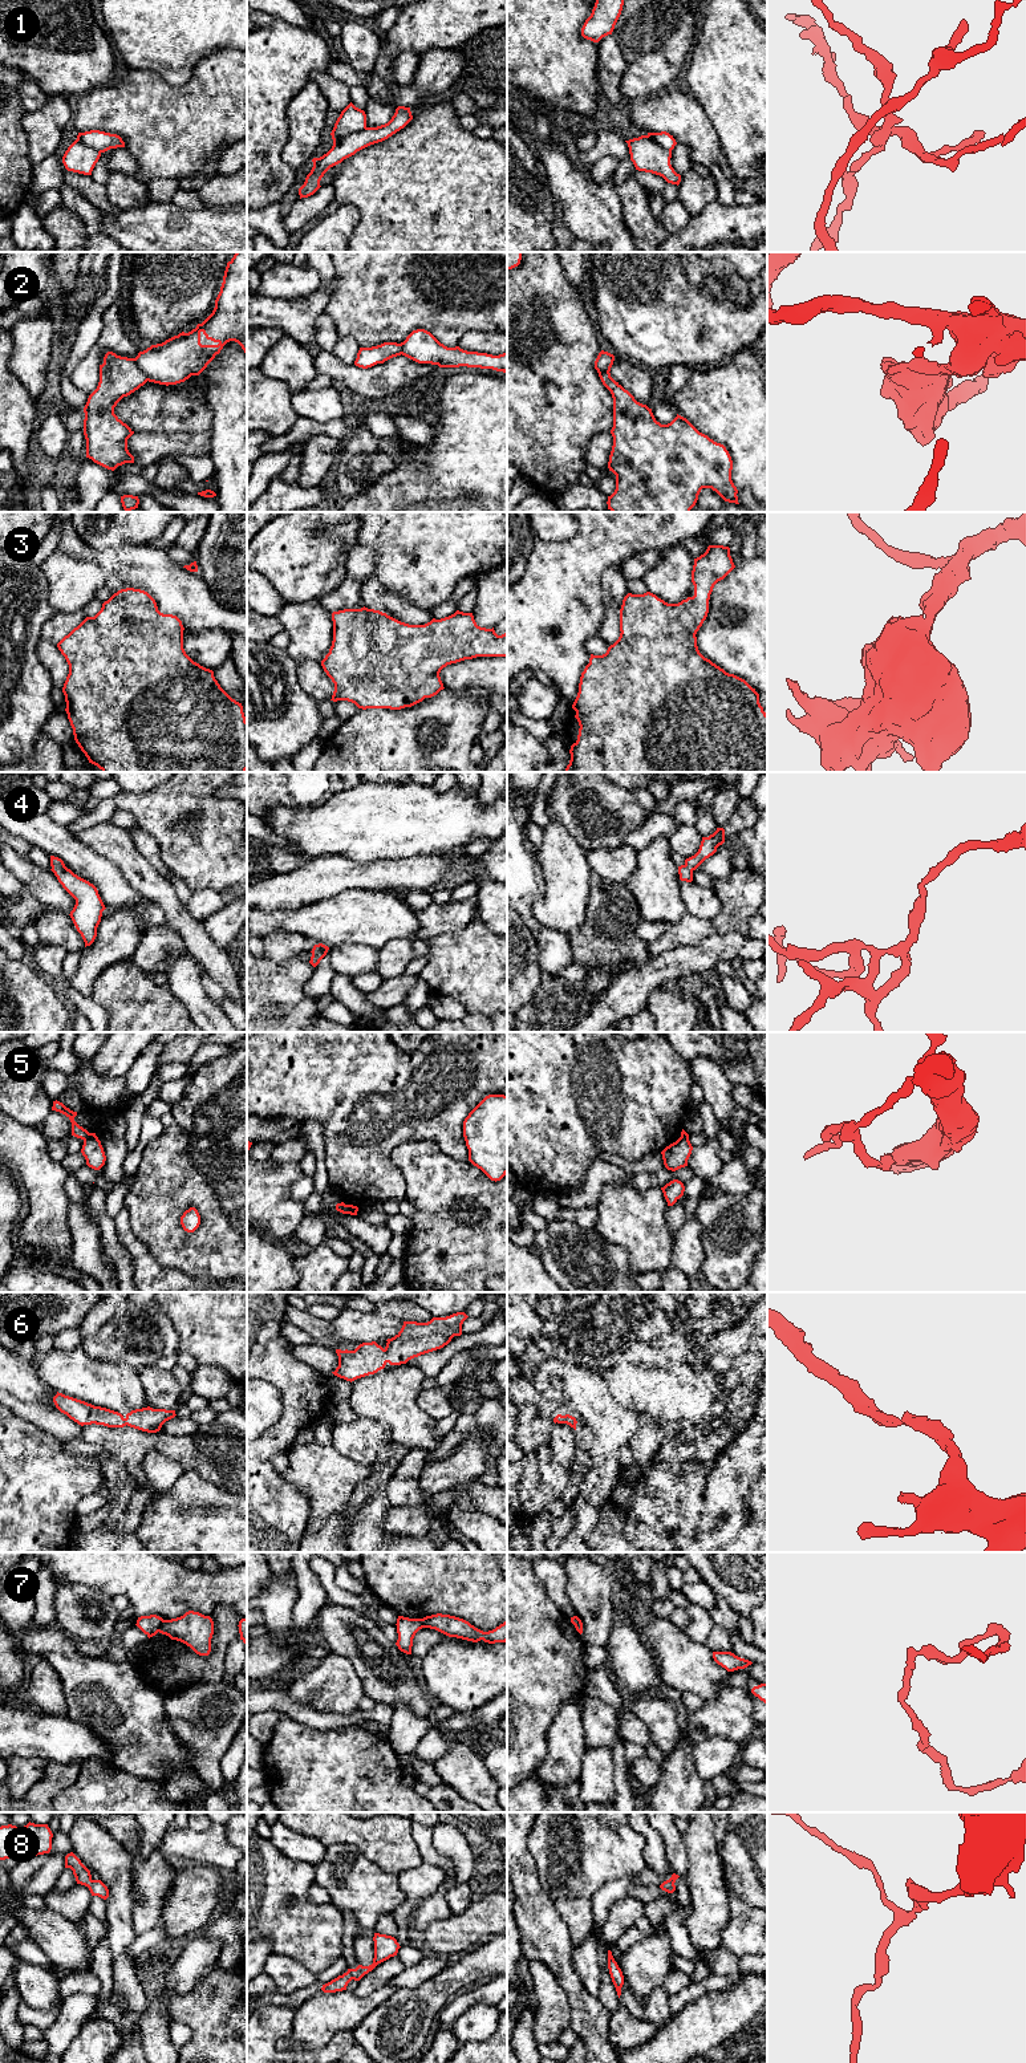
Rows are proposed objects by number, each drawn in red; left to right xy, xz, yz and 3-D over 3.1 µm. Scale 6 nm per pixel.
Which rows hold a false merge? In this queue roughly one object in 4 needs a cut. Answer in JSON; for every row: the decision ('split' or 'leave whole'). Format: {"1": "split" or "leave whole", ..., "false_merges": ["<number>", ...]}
{"1": "split", "2": "split", "3": "leave whole", "4": "leave whole", "5": "split", "6": "leave whole", "7": "split", "8": "leave whole", "false_merges": ["1", "2", "5", "7"]}

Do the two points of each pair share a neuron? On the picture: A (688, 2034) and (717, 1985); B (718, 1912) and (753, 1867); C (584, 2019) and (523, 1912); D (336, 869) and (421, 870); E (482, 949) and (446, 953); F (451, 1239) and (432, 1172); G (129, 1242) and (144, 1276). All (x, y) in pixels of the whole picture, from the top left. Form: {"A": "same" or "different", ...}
{"A": "different", "B": "different", "C": "same", "D": "same", "E": "same", "F": "same", "G": "same"}

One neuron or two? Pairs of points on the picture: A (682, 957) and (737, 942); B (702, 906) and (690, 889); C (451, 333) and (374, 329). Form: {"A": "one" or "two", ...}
{"A": "one", "B": "one", "C": "one"}

